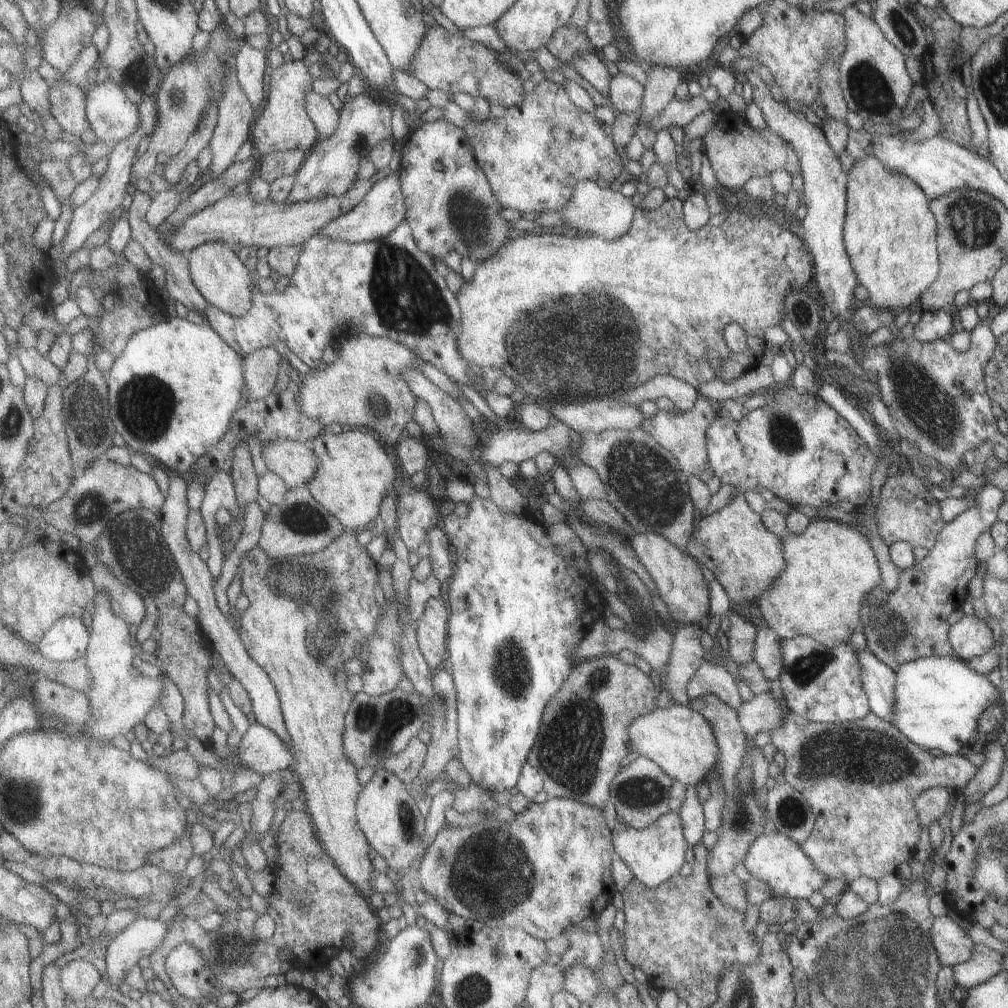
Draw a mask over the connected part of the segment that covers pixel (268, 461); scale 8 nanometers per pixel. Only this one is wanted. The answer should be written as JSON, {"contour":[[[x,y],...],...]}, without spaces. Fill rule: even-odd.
{"contour":[[[275,440],[262,448],[265,469],[283,478],[290,488],[304,487],[315,478],[319,458],[311,444],[295,440]]]}

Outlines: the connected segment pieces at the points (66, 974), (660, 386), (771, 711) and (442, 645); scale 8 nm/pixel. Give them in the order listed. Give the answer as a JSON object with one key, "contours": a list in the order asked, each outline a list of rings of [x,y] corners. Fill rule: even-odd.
{"contours":[[[[76,959],[66,964],[60,975],[61,988],[71,1000],[83,1000],[91,995],[103,976],[89,960]]],[[[657,375],[618,396],[623,400],[623,404],[631,404],[631,406],[641,405],[648,400],[667,398],[680,411],[687,411],[695,403],[698,392],[693,386],[671,376]]],[[[765,692],[754,695],[753,698],[741,702],[735,708],[737,724],[739,724],[747,743],[752,741],[755,734],[781,726],[786,713],[786,708],[781,708],[781,704]]],[[[437,596],[427,602],[426,612],[417,626],[419,650],[433,672],[445,662],[445,656],[448,656],[448,639],[449,610],[443,598]]]]}

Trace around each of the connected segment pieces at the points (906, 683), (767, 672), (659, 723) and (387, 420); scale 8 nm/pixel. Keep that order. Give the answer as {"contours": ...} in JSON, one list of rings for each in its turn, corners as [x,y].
{"contours":[[[[922,657],[916,660],[899,664],[893,671],[893,720],[891,726],[912,744],[929,752],[942,752],[944,755],[955,755],[959,750],[968,745],[973,730],[977,727],[979,714],[991,704],[1000,702],[999,690],[987,681],[985,675],[975,674],[967,668],[963,660],[956,657]]],[[[759,628],[753,640],[752,661],[759,666],[761,674],[769,681],[779,678],[783,668],[779,640],[769,628]]],[[[671,704],[667,708],[655,708],[647,714],[635,716],[629,726],[631,752],[651,760],[664,774],[685,787],[708,780],[717,762],[717,746],[709,730],[707,720],[688,706]]],[[[364,333],[345,338],[337,347],[337,358],[324,370],[310,368],[299,382],[299,410],[303,416],[321,420],[327,432],[333,423],[343,428],[372,428],[385,446],[395,449],[413,421],[418,396],[403,378],[405,368],[417,369],[418,354],[386,337]]]]}

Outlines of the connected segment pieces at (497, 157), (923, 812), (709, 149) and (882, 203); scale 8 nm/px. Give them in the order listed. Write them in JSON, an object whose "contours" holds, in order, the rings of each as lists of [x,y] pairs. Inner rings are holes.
{"contours":[[[[551,80],[534,86],[521,104],[506,108],[501,118],[470,121],[463,130],[495,198],[505,209],[530,214],[556,211],[579,180],[595,180],[608,188],[623,174],[613,126],[601,122],[594,112],[579,109],[565,88]]],[[[931,787],[923,790],[913,800],[920,828],[928,828],[931,822],[938,821],[947,806],[951,791],[945,787]]],[[[728,110],[716,115],[715,124],[707,130],[702,141],[710,169],[717,183],[725,188],[741,189],[749,178],[769,177],[777,170],[785,170],[791,176],[799,173],[798,159],[793,148],[766,127],[761,130],[751,128],[739,113]]],[[[873,156],[855,160],[846,173],[846,212],[842,227],[842,244],[857,284],[867,291],[866,305],[877,310],[899,313],[919,300],[921,292],[935,280],[938,274],[935,246],[936,224],[929,212],[929,199],[915,182],[897,172],[889,172]]]]}

